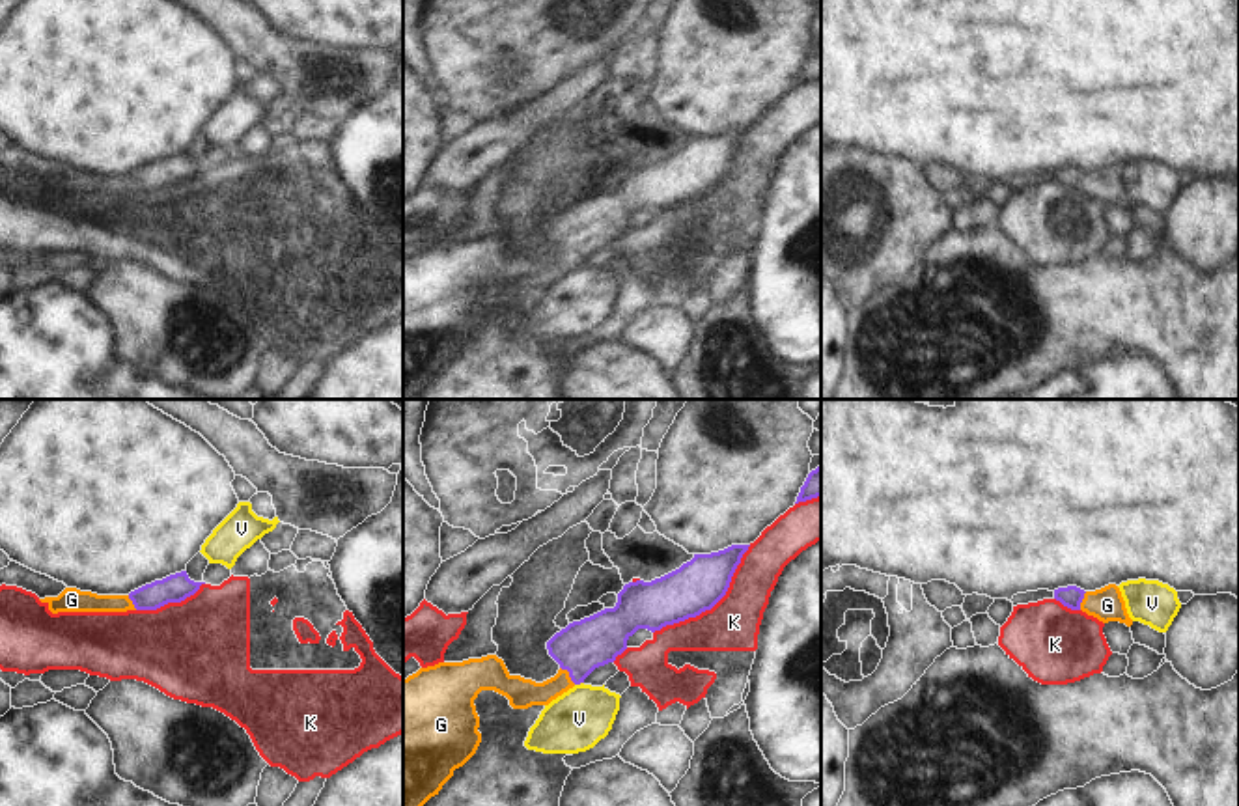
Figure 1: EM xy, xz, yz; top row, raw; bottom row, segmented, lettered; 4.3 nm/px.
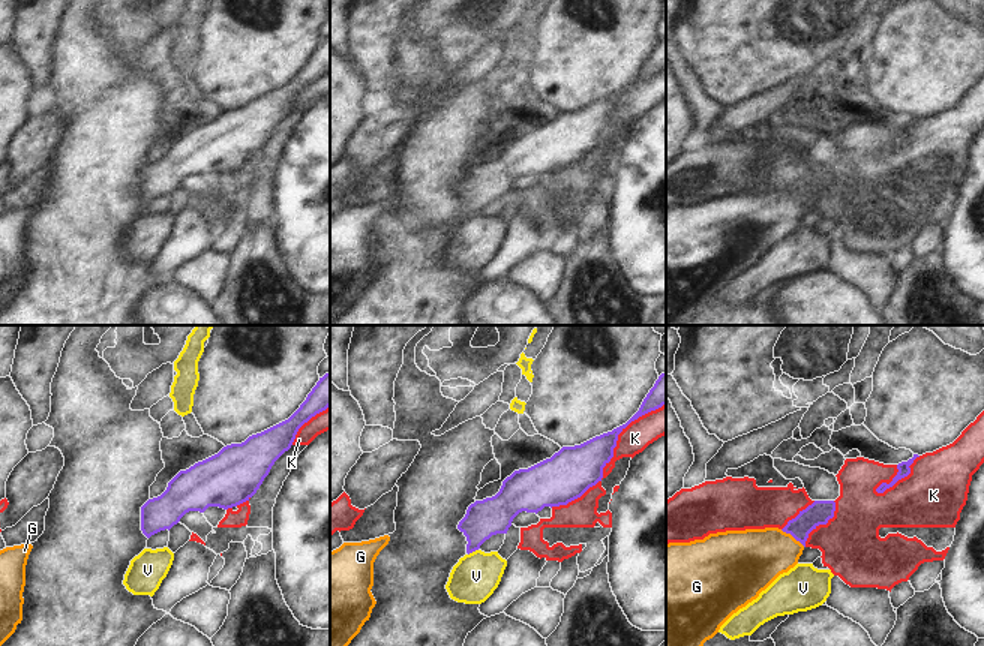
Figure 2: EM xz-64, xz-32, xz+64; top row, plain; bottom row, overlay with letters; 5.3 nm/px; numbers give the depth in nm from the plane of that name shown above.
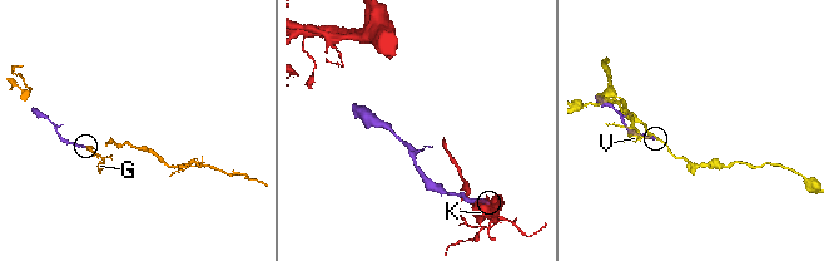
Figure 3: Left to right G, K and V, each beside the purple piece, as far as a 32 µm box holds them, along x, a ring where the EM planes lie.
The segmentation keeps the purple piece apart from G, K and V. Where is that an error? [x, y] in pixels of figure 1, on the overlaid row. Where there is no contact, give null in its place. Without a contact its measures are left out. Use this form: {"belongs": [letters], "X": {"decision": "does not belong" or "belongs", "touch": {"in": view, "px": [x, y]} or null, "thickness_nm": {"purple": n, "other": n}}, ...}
{"belongs": ["G"], "G": {"decision": "belongs", "touch": {"in": "xz", "px": [570, 674]}, "thickness_nm": {"purple": 220, "other": 130}}, "K": {"decision": "does not belong", "touch": {"in": "xz", "px": [713, 605]}, "thickness_nm": {"purple": 220, "other": 220}}, "V": {"decision": "does not belong", "touch": {"in": "xz", "px": [579, 683]}, "thickness_nm": {"purple": 220, "other": 260}}}

